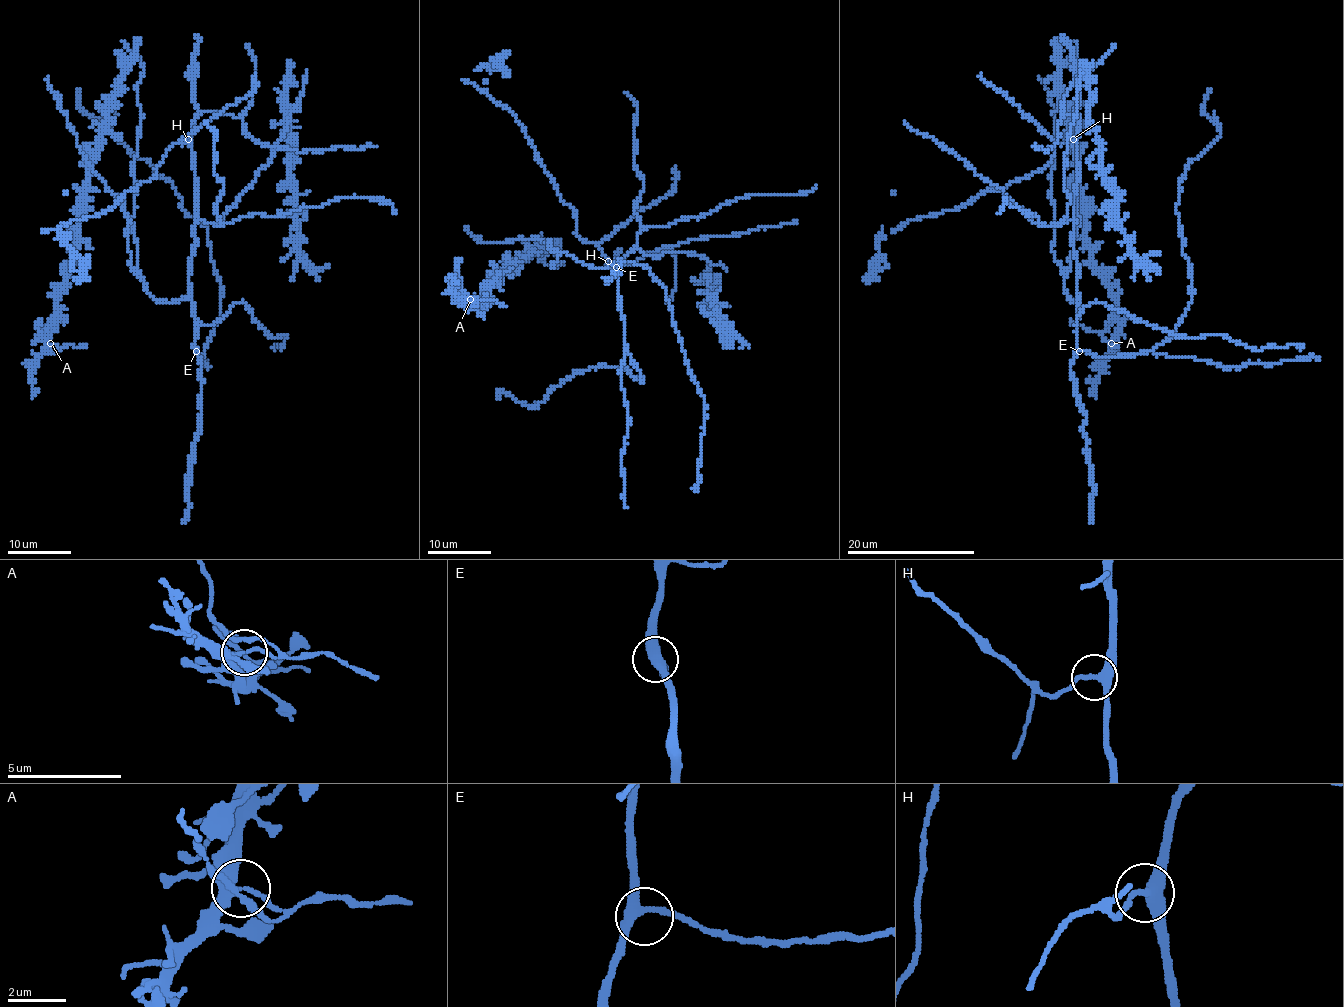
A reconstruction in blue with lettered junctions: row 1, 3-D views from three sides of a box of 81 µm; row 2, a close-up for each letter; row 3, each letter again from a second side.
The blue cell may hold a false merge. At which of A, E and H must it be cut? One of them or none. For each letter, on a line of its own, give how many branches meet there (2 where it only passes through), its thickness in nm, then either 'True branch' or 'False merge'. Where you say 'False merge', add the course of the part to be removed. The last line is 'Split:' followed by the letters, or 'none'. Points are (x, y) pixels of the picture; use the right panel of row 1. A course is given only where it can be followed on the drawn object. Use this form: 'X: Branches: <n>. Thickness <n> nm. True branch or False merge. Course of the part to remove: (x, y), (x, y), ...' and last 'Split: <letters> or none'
A: Branches: 3. Thickness 320 nm. False merge. Course of the part to remove: (1111, 343), (1108, 345), (1100, 334), (1076, 326), (1070, 319)
E: Branches: 3. Thickness 320 nm. True branch
H: Branches: 3. Thickness 320 nm. True branch
Split: A

